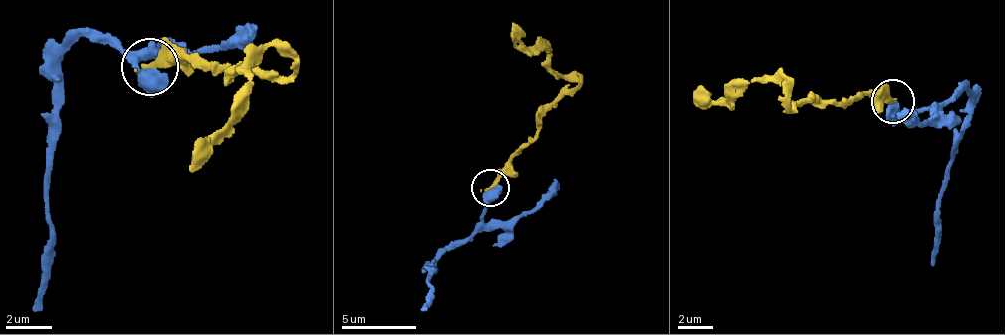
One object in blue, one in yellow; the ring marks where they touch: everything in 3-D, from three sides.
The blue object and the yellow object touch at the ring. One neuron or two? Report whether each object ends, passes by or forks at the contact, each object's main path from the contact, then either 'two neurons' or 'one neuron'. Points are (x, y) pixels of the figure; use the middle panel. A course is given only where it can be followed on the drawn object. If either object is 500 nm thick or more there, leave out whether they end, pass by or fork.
blue via (491, 188), (484, 202), (484, 225), (435, 261), (436, 275), (426, 278), (432, 306), (422, 308) | yellow via (491, 188), (550, 108), (572, 95), (579, 81), (549, 67), (549, 50), (524, 45), (513, 31) | two neurons

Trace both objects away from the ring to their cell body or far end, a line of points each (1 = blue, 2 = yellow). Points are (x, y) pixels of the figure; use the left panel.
1: (151, 64), (139, 80), (138, 62), (85, 39), (61, 55), (61, 96), (45, 171), (51, 279), (34, 310)
2: (151, 64), (187, 56), (282, 76), (294, 61), (271, 46), (248, 67), (249, 93), (194, 174)

